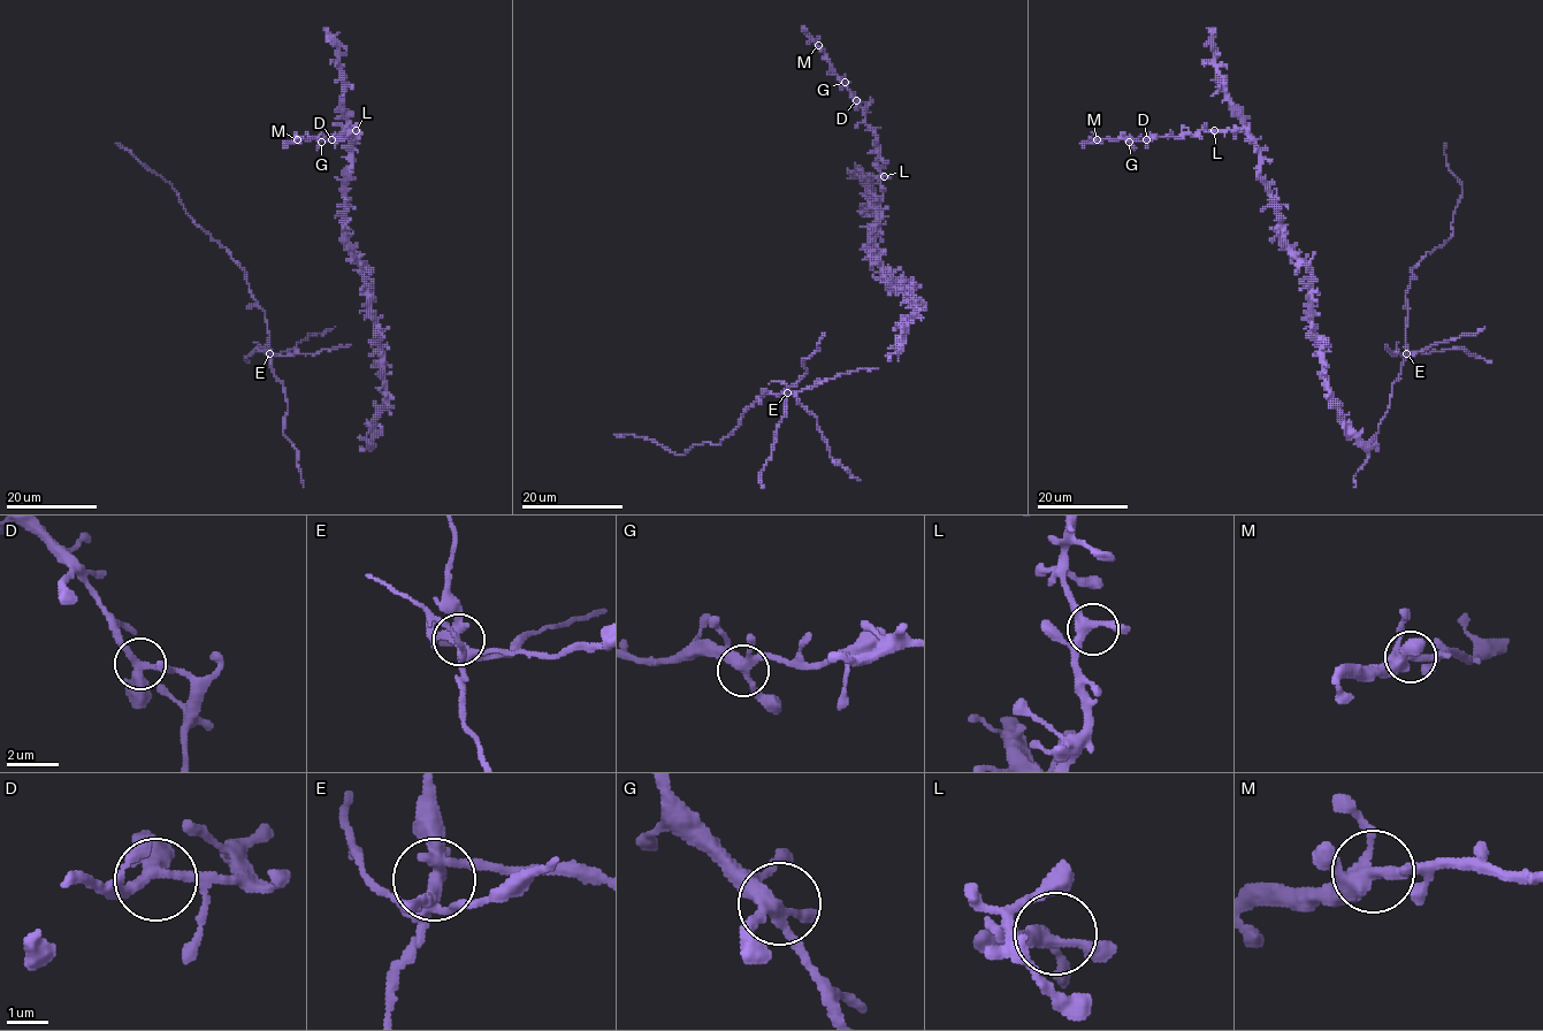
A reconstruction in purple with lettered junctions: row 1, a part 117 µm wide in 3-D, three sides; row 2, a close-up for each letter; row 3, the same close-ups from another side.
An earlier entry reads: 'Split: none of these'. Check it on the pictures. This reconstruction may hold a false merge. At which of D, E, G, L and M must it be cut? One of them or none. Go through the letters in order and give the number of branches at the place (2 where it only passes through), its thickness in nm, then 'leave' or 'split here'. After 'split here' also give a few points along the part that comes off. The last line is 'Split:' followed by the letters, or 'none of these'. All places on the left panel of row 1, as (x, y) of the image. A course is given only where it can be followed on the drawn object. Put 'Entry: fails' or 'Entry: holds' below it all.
D: 3 | 320 nm | leave
E: 7 | 300 nm | split here | (270, 353), (279, 356), (297, 346), (310, 334), (323, 334), (335, 327)
G: 5 | 320 nm | leave
L: 4 | 320 nm | leave
M: 4 | 280 nm | leave
Split: E
Entry: fails

